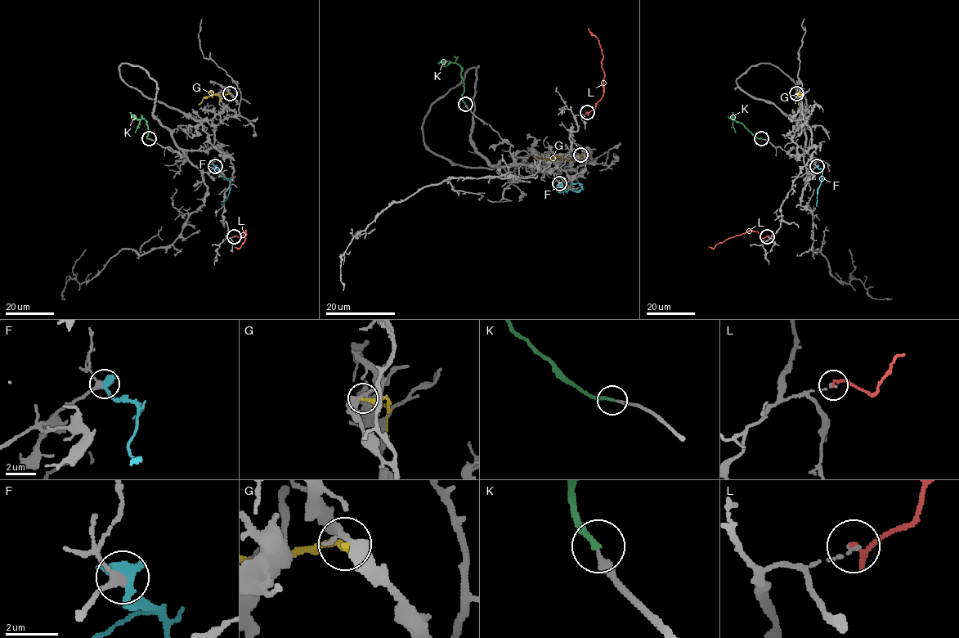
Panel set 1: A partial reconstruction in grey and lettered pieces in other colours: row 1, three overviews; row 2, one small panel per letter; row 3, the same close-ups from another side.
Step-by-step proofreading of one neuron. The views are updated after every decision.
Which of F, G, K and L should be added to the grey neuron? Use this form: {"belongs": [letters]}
{"belongs": ["F", "K"]}

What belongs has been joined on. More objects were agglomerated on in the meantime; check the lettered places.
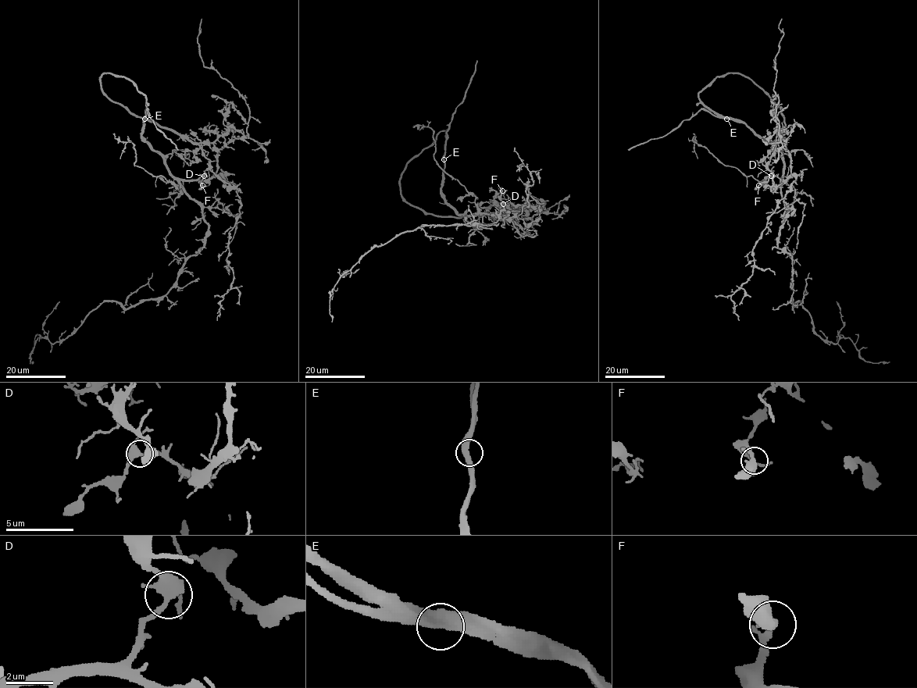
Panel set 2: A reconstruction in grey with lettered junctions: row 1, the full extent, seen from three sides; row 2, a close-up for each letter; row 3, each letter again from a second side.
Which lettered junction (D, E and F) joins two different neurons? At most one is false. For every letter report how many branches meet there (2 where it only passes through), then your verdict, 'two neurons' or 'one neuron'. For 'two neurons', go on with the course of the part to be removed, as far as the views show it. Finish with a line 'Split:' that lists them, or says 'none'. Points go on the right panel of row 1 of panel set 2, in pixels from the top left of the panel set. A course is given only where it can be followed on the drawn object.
D: branches 3; one neuron
E: branches 2; one neuron
F: branches 3; one neuron
Split: none

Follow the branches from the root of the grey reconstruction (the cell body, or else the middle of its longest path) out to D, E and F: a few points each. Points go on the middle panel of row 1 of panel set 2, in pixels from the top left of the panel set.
D: (507, 212), (508, 215), (502, 219), (479, 213), (495, 214), (503, 203)
E: (507, 212), (508, 215), (502, 219), (487, 214), (458, 215), (446, 202), (442, 192), (444, 159)
F: (507, 212), (508, 215), (502, 219), (479, 213), (496, 213), (503, 204), (501, 200), (502, 190)

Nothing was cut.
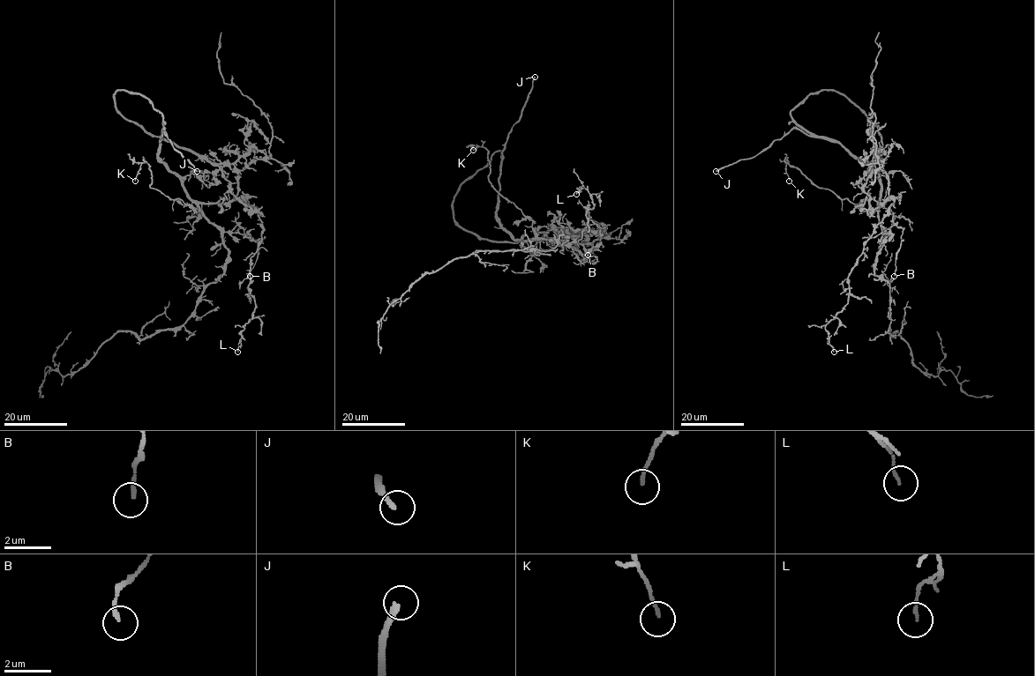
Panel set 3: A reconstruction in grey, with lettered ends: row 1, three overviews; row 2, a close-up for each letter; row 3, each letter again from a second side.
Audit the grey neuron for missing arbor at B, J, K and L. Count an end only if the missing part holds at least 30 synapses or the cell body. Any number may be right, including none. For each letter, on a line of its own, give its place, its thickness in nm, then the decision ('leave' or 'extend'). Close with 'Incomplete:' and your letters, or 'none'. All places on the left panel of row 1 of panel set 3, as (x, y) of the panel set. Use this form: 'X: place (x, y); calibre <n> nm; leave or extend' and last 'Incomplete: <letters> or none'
B: place (250, 276); calibre 150 nm; leave
J: place (197, 171); calibre 200 nm; extend
K: place (135, 181); calibre 120 nm; leave
L: place (237, 352); calibre 120 nm; leave
Incomplete: J

